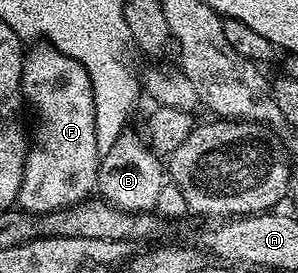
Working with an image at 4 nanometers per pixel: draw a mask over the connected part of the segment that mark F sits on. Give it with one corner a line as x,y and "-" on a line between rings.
37,42
26,51
21,75
24,103
33,107
37,125
31,128
31,143
25,158
25,174
17,195
16,207
22,212
40,214
70,208
94,195
97,183
99,153
95,142
95,98
87,70
75,58
64,56
47,42

